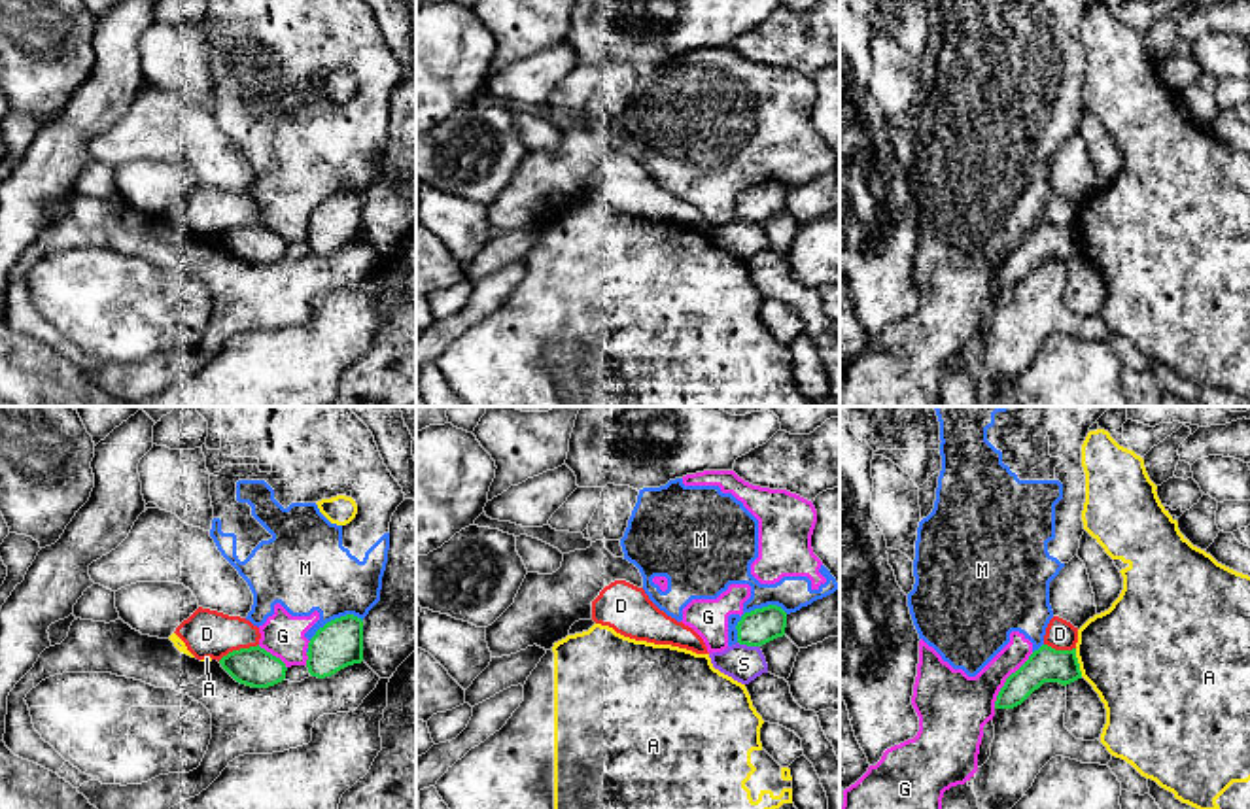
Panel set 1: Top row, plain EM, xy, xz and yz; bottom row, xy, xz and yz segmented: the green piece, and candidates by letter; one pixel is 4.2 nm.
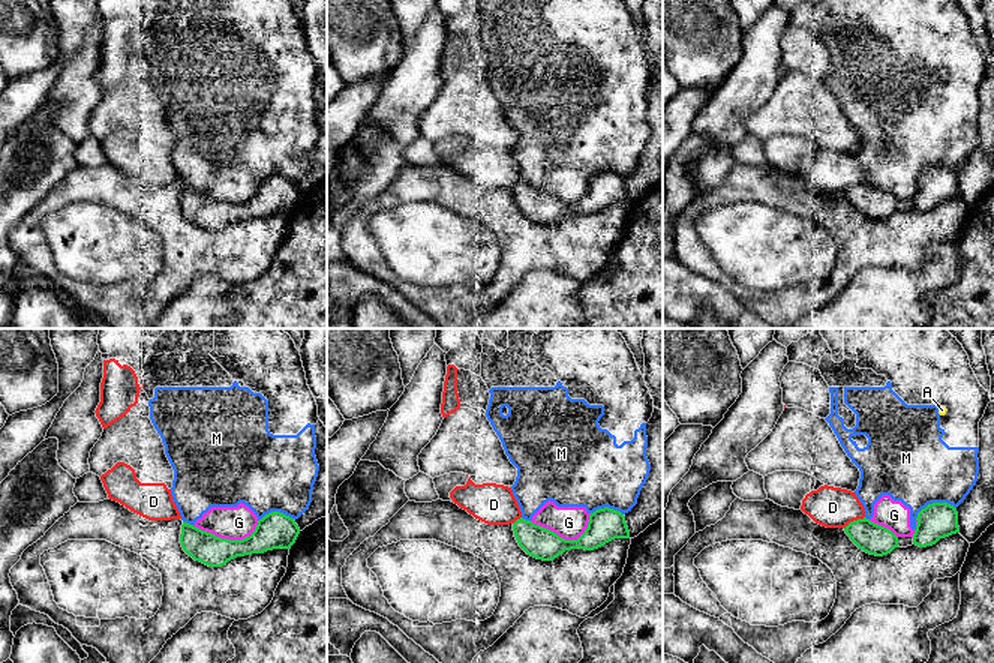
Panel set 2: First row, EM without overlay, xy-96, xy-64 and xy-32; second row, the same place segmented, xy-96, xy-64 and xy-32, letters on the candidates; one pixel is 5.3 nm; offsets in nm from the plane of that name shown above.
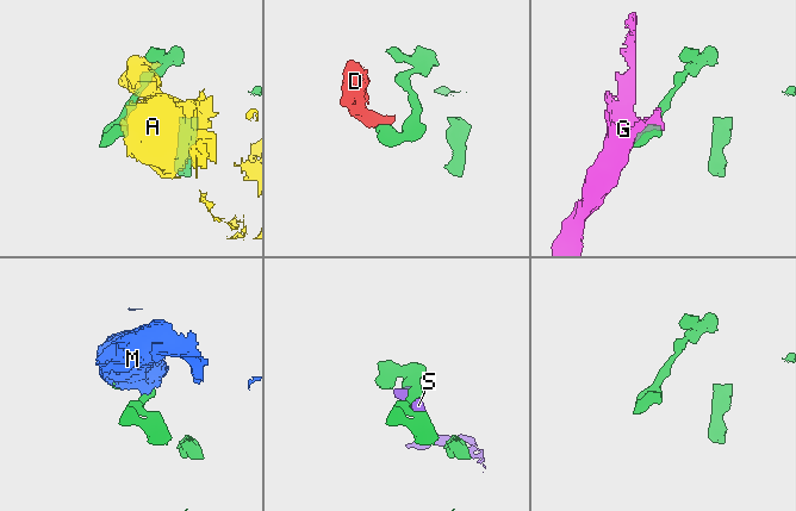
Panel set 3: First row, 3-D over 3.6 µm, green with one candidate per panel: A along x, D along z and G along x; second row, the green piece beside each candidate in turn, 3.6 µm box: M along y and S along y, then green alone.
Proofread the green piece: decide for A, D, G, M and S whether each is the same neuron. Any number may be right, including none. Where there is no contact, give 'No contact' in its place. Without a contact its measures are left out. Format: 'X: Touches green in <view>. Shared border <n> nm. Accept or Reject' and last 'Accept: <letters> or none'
A: Touches green in yz. Shared border 120 nm. Reject
D: Touches green in xy. Shared border 190 nm. Reject
G: Touches green in yz. Shared border 300 nm. Reject
M: Touches green in xz. Shared border 260 nm. Reject
S: Touches green in xz. Shared border 100 nm. Reject
Accept: none

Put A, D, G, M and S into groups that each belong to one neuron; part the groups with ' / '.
A / D / G M / S

